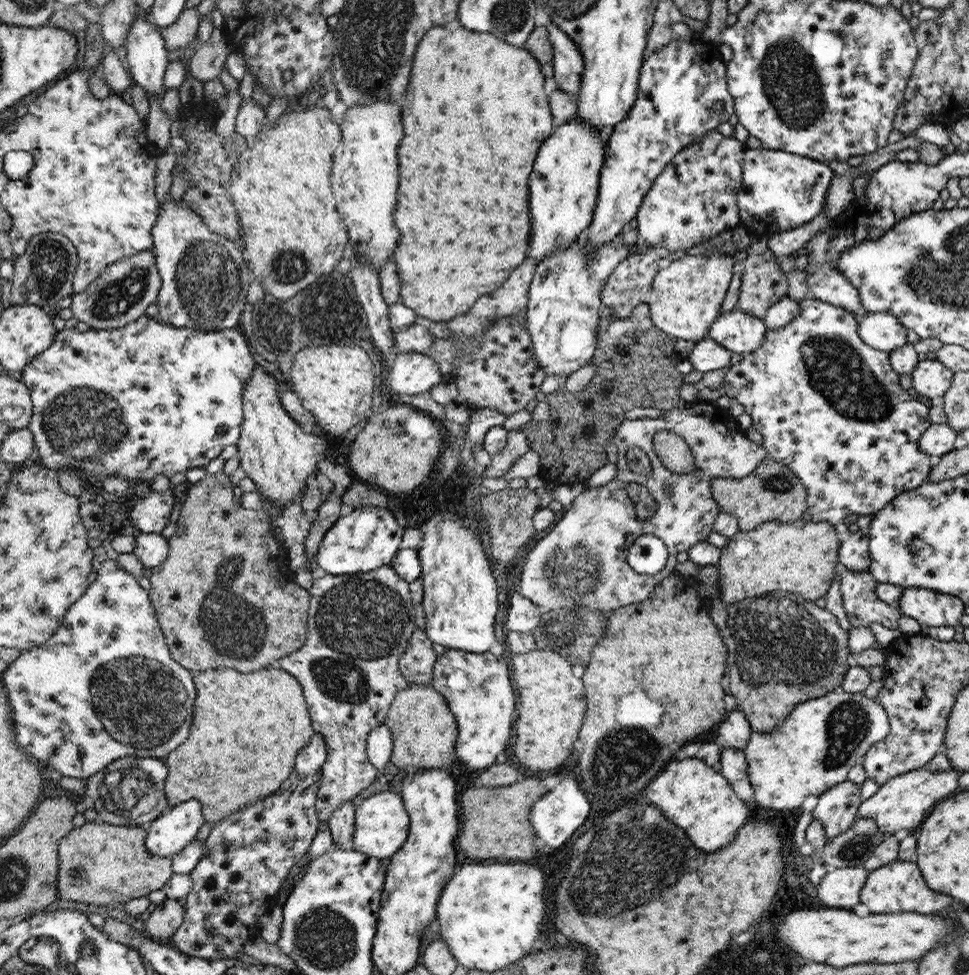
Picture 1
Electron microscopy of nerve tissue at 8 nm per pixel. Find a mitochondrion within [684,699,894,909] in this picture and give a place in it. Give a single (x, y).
(854, 849)

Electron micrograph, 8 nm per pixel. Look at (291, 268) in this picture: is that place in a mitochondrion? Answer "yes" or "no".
yes

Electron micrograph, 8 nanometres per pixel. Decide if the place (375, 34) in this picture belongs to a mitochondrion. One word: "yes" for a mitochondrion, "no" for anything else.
yes

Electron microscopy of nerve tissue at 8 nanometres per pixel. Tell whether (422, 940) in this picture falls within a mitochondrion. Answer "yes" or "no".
no

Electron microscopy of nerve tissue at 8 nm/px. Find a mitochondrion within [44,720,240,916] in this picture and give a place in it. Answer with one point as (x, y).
(127, 794)

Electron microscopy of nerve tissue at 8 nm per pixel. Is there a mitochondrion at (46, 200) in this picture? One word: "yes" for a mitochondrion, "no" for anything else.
no

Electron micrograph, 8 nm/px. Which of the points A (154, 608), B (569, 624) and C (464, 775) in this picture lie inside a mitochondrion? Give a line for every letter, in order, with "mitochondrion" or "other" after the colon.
A: other
B: mitochondrion
C: other

